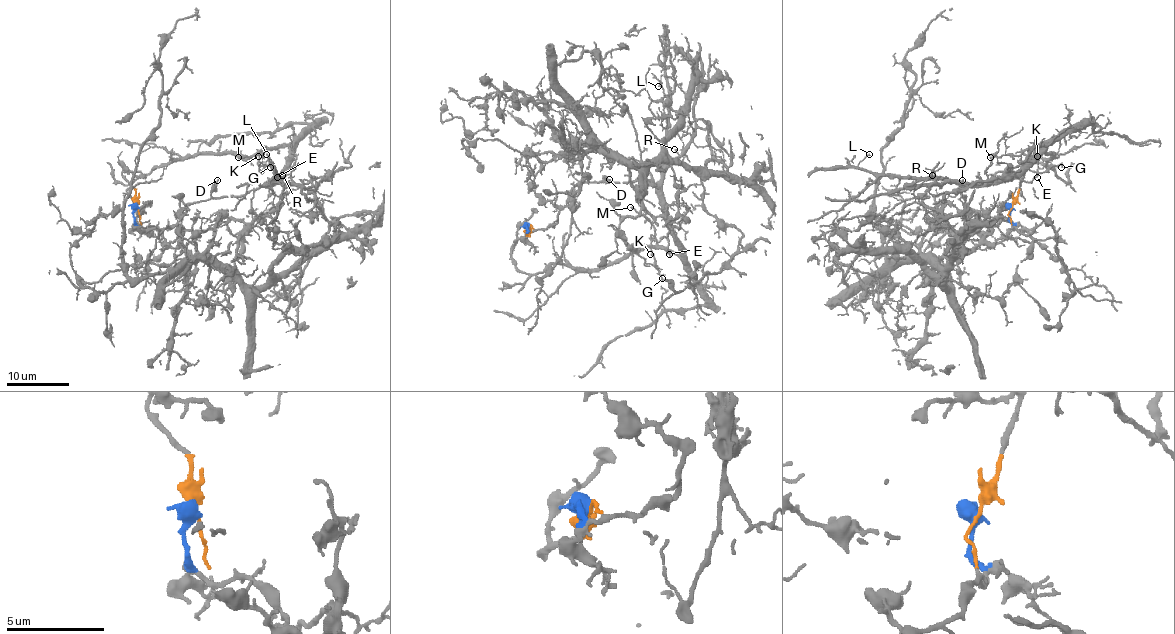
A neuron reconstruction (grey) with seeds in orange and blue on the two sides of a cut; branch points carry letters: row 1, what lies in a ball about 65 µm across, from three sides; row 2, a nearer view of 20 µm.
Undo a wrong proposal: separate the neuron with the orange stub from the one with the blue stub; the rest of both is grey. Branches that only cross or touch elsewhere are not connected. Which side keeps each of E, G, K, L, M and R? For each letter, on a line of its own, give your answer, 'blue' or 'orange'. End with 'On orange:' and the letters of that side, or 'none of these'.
E: orange
G: orange
K: orange
L: orange
M: orange
R: orange
On orange: E, G, K, L, M, R

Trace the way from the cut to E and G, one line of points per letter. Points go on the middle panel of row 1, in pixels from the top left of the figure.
E: (529, 229), (512, 262), (530, 274), (645, 248), (679, 254), (669, 234), (669, 254)
G: (529, 229), (512, 246), (521, 271), (537, 274), (555, 263), (605, 268), (656, 245), (655, 239), (662, 279)

